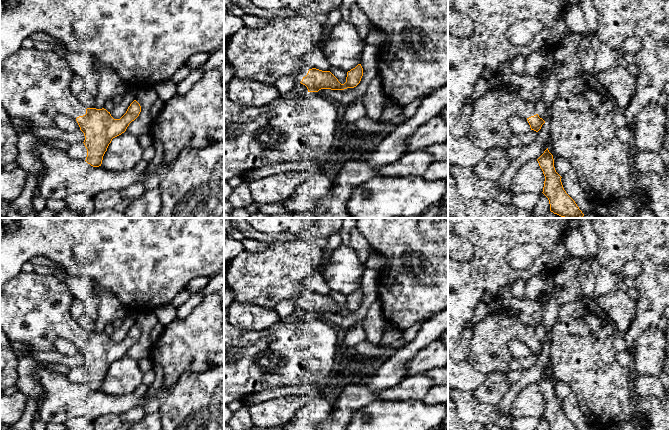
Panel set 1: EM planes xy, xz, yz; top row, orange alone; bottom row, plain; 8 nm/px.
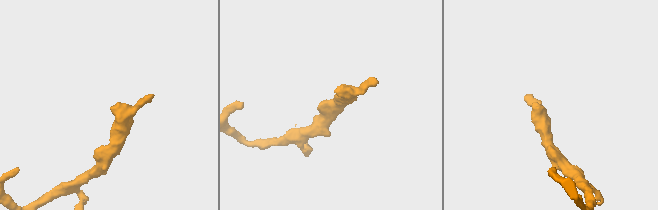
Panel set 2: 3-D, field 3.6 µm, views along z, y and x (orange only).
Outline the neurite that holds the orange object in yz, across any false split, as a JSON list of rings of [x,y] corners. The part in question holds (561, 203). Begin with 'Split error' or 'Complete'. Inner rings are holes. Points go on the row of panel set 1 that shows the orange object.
Complete. [[[548,148],[537,161],[545,176],[542,193],[549,200],[550,211],[564,218],[583,218],[582,211],[564,190],[562,177],[555,170],[553,155]]]

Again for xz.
Split error. [[[296,15],[293,18],[268,19],[268,24],[263,28],[243,27],[230,36],[226,43],[226,60],[234,68],[234,78],[274,85],[280,77],[291,74],[295,83],[305,85],[308,92],[318,92],[321,89],[344,90],[356,87],[363,76],[361,64],[347,72],[344,84],[341,84],[330,71],[316,68],[308,69],[302,65],[307,53],[320,44],[322,36],[323,24],[312,16]]]

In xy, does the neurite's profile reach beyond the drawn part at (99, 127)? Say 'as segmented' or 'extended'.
extended

